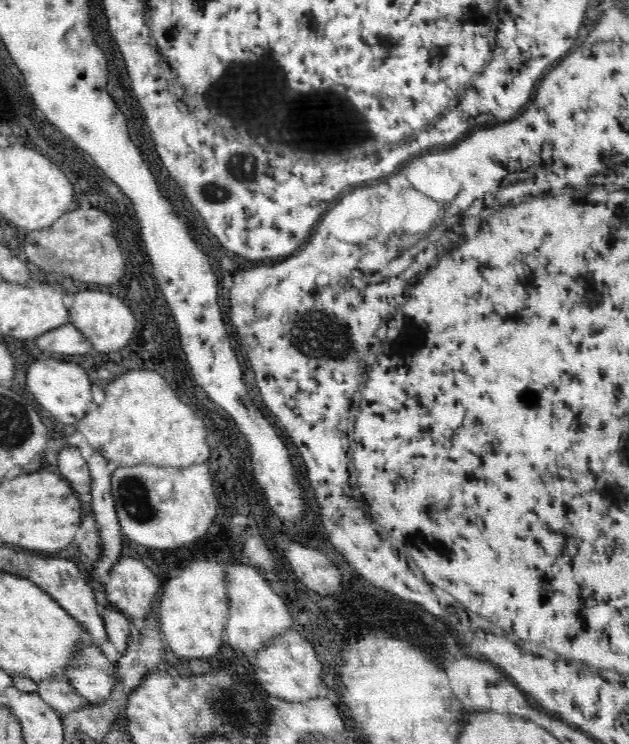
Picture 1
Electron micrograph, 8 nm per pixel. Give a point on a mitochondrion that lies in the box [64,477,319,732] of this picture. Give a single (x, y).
(215, 702)

